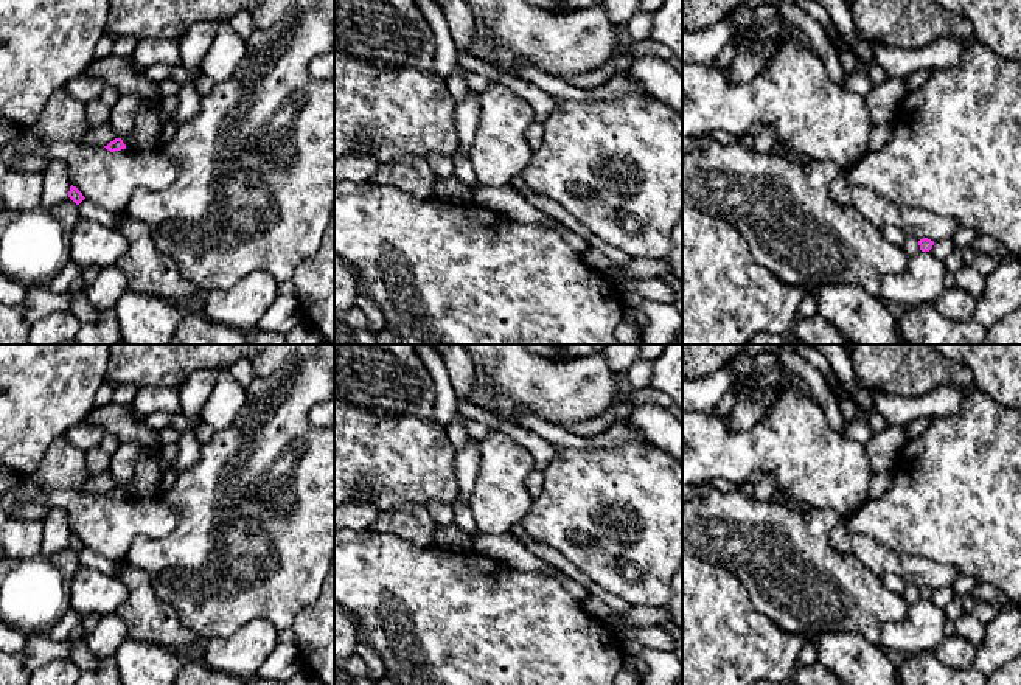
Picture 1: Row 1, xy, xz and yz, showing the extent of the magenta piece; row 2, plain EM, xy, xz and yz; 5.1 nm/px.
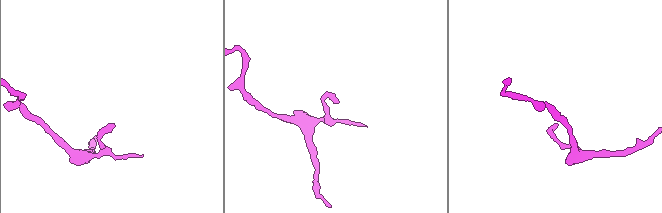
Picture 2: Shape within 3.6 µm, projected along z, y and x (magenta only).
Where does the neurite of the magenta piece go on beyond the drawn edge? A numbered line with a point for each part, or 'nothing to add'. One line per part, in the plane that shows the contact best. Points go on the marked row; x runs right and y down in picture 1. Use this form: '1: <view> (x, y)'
nothing to add

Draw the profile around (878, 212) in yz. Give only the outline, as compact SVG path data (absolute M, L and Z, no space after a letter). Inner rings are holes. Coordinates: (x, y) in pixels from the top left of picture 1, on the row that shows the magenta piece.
M841 169L830 186L831 199L839 207L850 207L866 217L878 230L884 225L900 228L906 236L918 239L928 238L934 242L951 241L960 228L956 219L943 217L925 210L898 207L875 194L873 191L861 191L847 180L847 169Z

